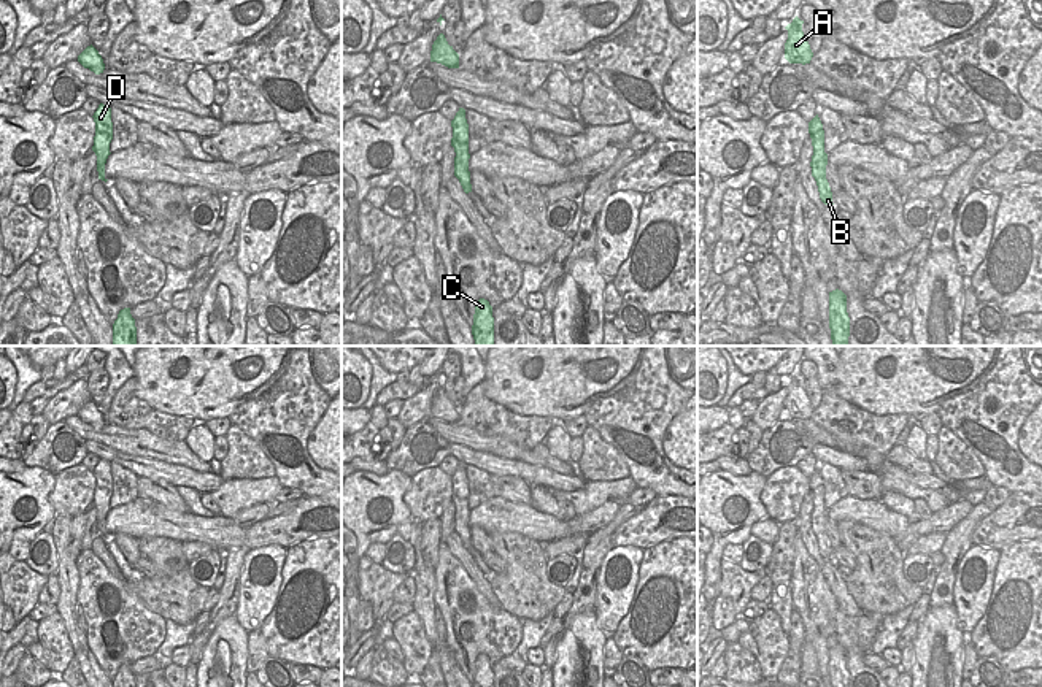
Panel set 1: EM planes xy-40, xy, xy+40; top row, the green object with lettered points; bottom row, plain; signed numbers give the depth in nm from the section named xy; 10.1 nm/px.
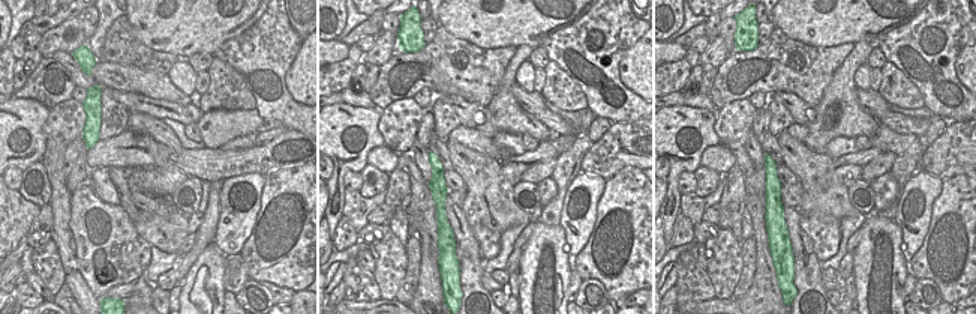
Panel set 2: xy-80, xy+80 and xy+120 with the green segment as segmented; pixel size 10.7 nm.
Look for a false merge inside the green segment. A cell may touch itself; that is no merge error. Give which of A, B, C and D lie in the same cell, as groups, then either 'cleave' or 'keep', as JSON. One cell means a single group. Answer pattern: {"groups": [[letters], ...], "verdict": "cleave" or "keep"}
{"groups": [["A", "B", "C", "D"]], "verdict": "keep"}

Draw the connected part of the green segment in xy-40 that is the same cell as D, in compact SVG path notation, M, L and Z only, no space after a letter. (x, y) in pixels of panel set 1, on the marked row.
M100 103L92 117L95 122L92 151L97 155L98 179L106 182L108 179L105 178L105 163L108 155L111 154L110 143L113 140L111 108L108 105Z

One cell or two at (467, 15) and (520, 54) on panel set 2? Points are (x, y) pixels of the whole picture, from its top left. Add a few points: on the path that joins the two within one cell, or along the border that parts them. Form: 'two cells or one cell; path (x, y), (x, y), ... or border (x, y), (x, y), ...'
two cells; border (516, 47), (526, 45), (532, 48)

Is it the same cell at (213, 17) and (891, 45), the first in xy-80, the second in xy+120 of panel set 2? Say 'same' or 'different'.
different

